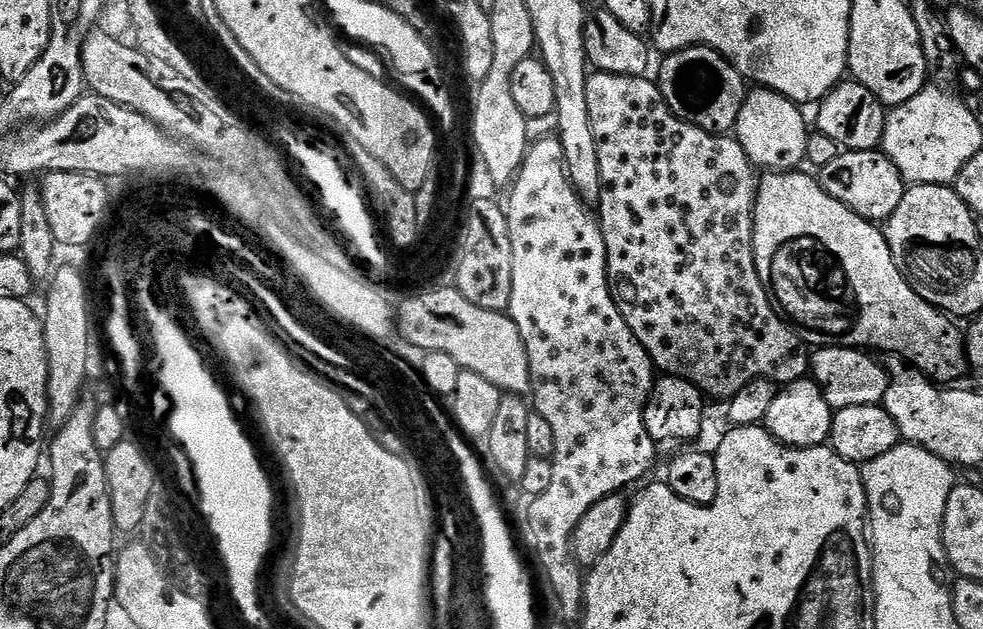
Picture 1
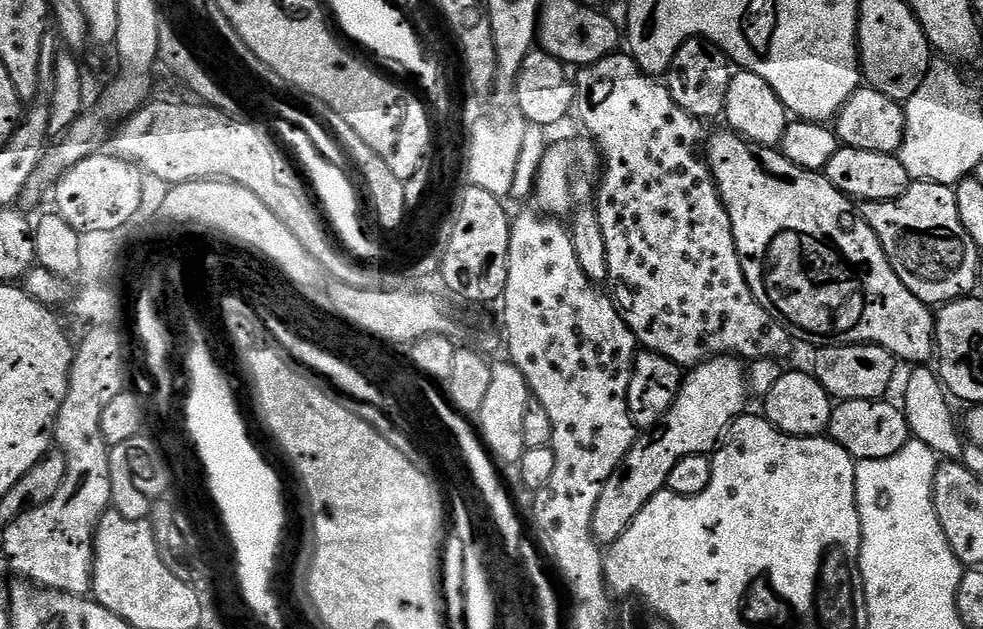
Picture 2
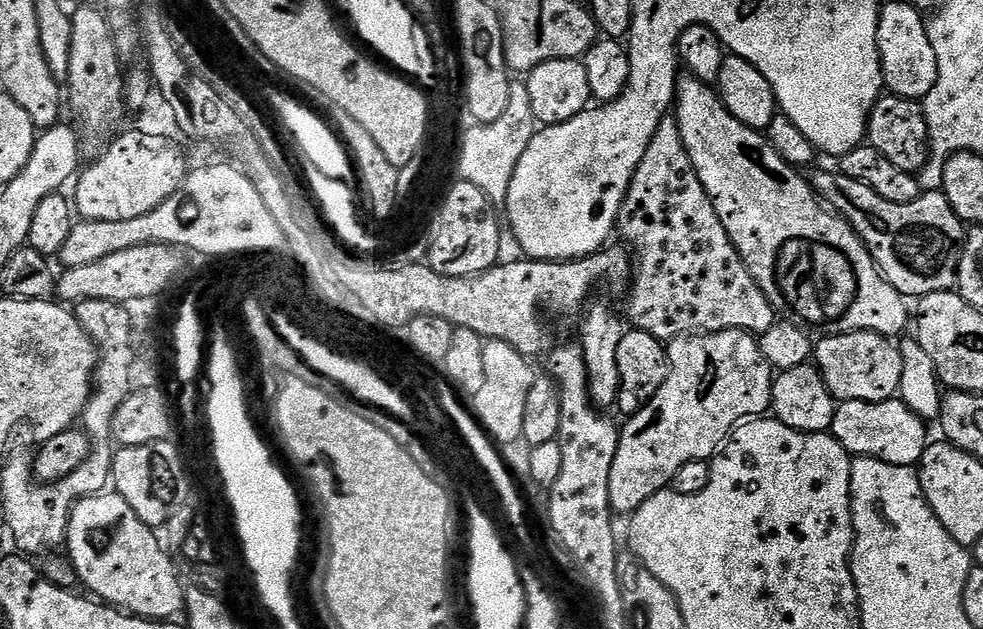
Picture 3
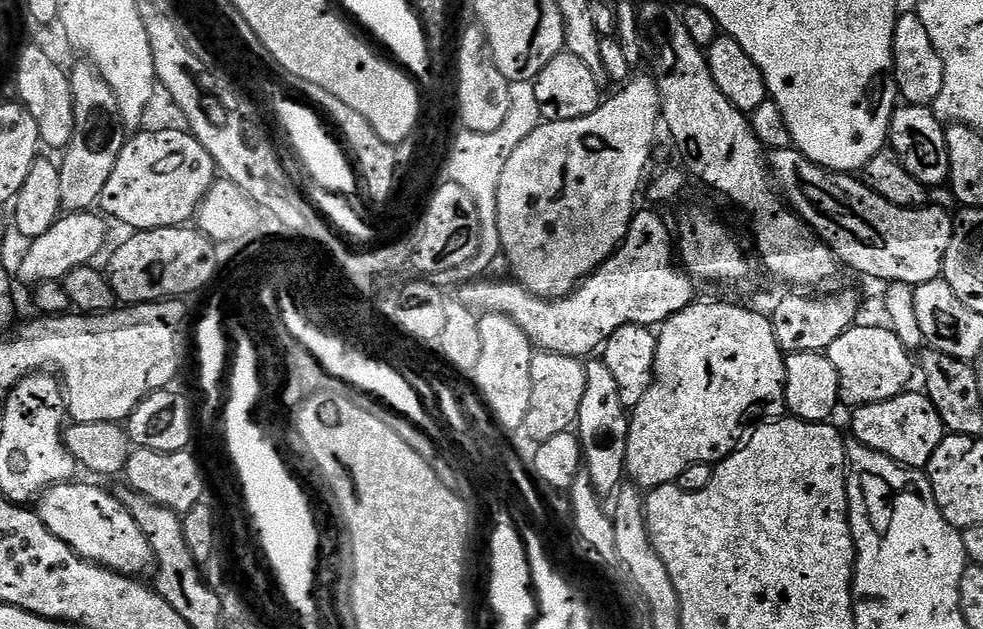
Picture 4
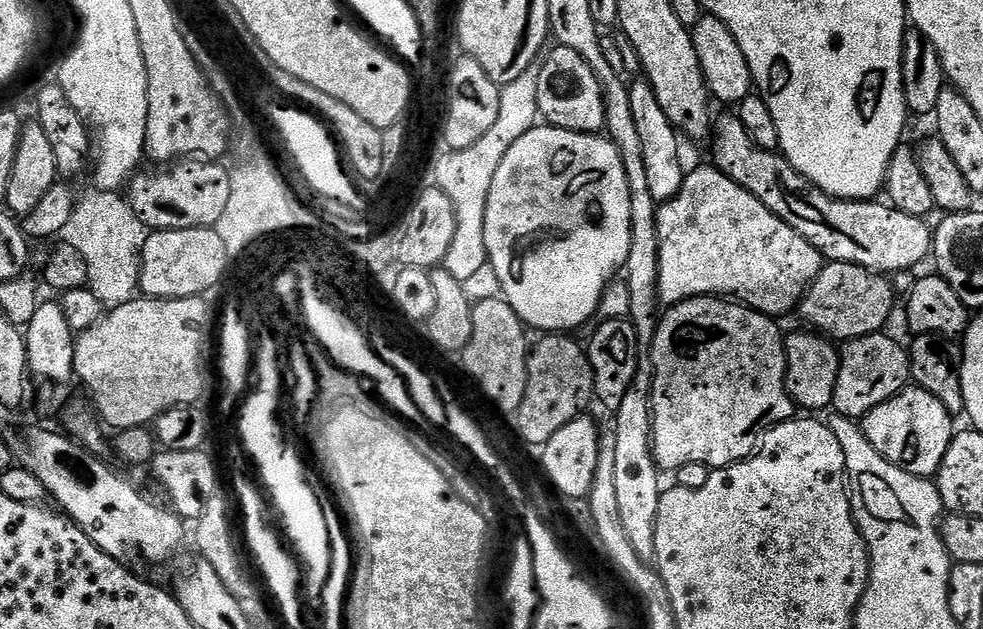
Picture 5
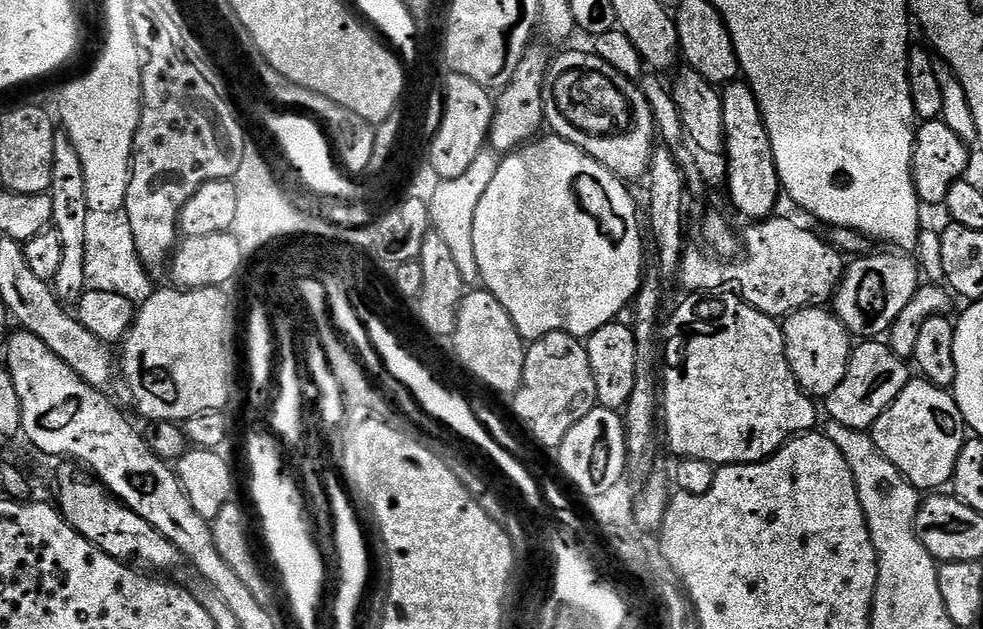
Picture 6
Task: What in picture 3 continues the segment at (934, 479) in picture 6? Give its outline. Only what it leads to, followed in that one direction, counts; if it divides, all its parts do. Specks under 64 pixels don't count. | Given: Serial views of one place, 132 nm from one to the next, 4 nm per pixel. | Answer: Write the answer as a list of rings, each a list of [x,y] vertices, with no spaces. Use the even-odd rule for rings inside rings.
[[[900,398],[874,402],[846,400],[837,403],[830,434],[853,457],[873,456],[894,466],[910,468],[919,465],[928,448],[929,425],[903,403]]]

